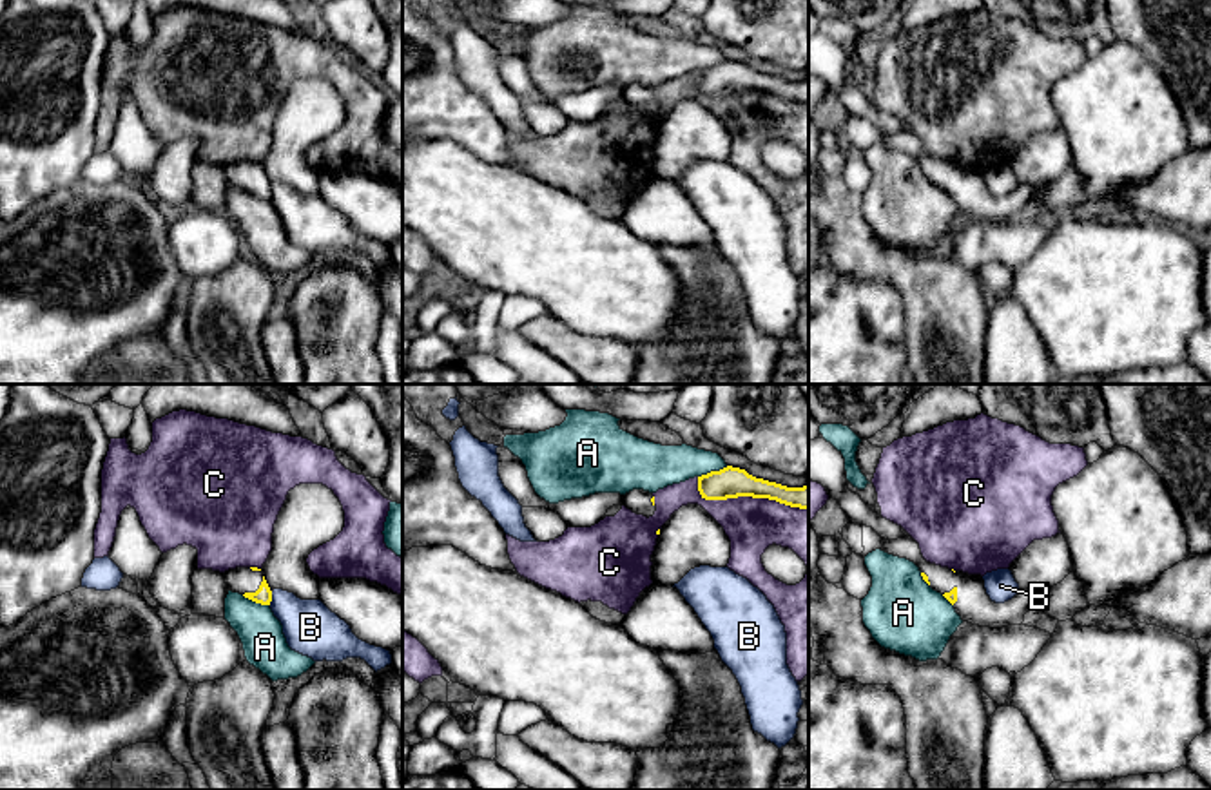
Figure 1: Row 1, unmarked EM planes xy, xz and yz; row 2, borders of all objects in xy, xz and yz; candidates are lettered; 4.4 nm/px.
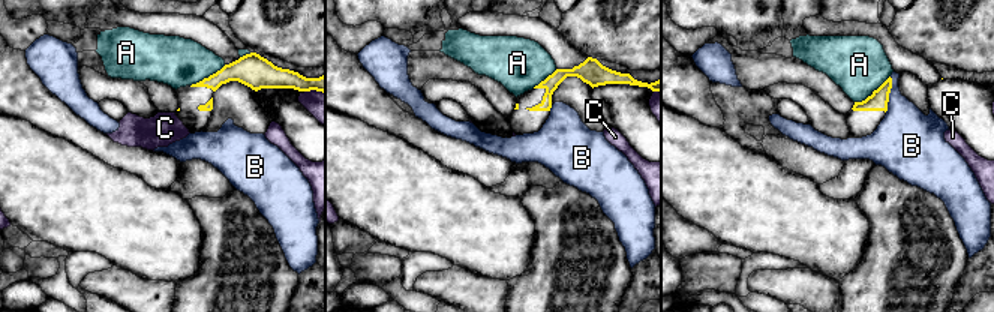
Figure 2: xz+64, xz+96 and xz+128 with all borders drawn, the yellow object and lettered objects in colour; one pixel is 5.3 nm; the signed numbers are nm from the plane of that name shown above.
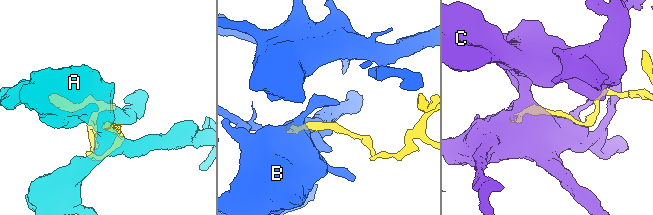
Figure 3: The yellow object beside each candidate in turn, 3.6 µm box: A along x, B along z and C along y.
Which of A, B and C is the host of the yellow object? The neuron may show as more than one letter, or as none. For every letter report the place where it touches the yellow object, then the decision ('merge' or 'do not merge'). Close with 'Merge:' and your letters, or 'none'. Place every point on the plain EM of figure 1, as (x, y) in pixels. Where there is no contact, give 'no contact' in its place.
A: xz (713, 66) | do not merge
B: xy (271, 192) | do not merge
C: xz (745, 89) | do not merge
Merge: none

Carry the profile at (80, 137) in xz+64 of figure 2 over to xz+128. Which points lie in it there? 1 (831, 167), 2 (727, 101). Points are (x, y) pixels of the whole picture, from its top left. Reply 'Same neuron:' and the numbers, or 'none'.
Same neuron: 1

